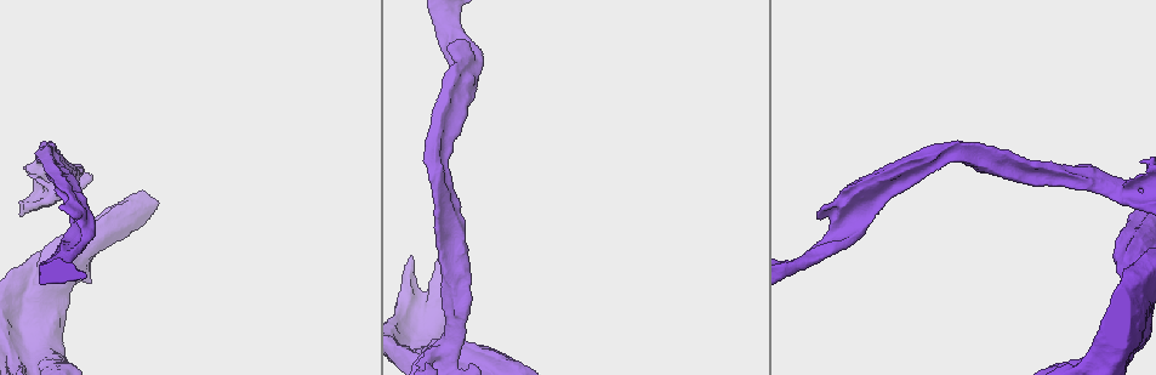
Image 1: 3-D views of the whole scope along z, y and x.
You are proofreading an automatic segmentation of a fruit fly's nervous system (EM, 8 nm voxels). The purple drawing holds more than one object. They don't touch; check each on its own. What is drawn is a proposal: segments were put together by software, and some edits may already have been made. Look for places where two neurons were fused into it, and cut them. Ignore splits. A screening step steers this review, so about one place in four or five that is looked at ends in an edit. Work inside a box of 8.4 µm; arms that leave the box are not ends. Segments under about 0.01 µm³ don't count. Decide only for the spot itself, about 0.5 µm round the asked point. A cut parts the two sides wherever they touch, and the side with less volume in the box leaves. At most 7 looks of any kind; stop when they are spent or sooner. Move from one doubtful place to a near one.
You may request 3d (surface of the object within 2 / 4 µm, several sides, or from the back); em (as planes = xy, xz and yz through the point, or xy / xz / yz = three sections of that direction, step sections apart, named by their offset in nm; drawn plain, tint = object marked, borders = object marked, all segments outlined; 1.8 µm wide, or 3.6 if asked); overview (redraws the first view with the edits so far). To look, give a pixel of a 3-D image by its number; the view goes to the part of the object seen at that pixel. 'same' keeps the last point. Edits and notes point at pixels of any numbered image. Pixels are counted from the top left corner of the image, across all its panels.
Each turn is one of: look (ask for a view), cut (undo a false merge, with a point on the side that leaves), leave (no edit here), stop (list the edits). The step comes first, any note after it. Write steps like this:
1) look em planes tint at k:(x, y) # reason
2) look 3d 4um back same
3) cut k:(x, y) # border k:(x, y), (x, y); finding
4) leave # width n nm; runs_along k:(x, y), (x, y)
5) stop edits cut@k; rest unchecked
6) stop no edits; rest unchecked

look 3d 4um at 1:(445, 351) # four or more arms meet

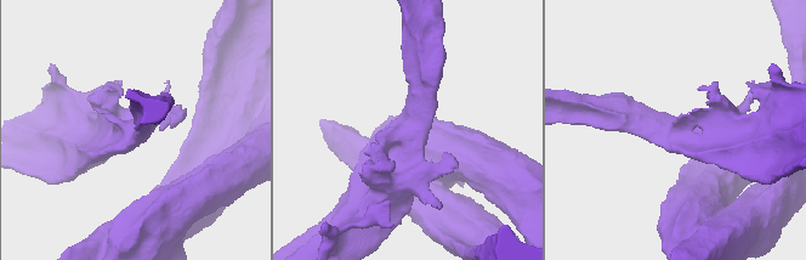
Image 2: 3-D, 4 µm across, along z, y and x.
look em planes borders at 2:(133, 133)

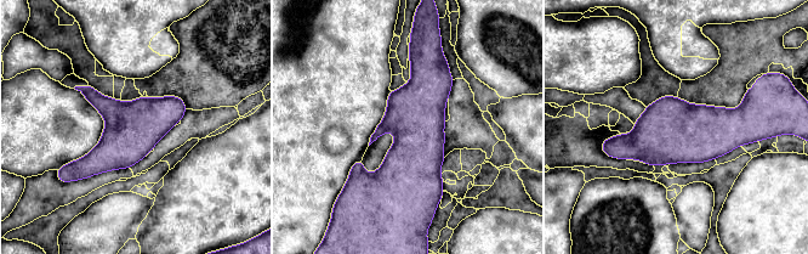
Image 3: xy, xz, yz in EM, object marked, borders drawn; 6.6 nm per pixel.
leave # all the same neuron

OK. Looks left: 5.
look 3d 4um at 1:(450, 228) # branch point

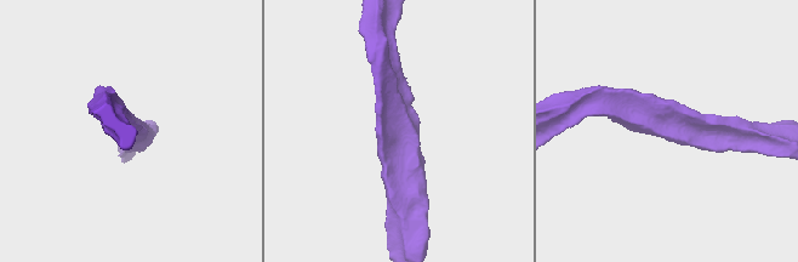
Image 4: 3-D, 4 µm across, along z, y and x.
look em planes tint at 4:(671, 128)

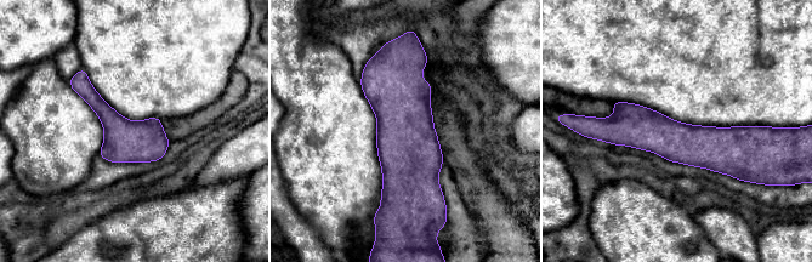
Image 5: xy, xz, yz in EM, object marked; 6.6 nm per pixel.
leave # width 280 nm; one neuron here

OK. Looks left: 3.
look 3d 4um at 1:(854, 213) # thick turns thin

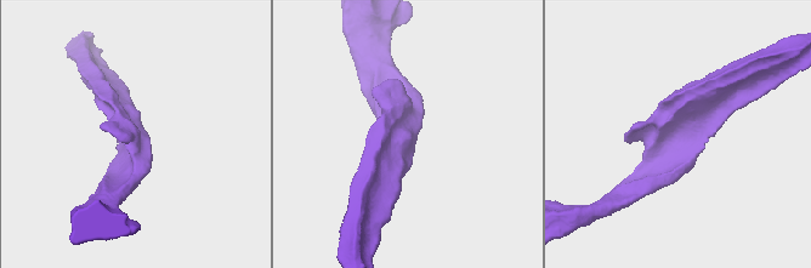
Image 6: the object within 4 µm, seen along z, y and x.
look em planes tint at 6:(408, 137) # shape alone is not enough

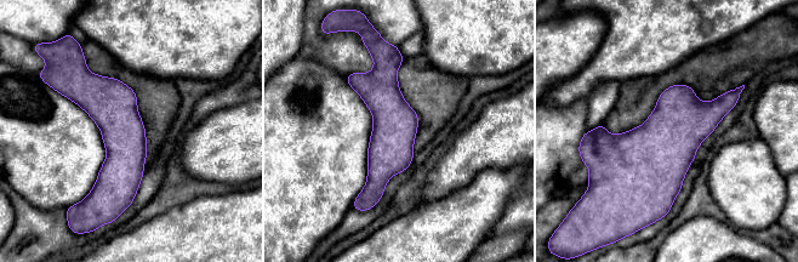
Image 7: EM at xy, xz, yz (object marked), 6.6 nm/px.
leave # runs_along 7:(393, 57), (374, 198); all the same neuron

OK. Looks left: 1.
stop no edits; rest unchecked

